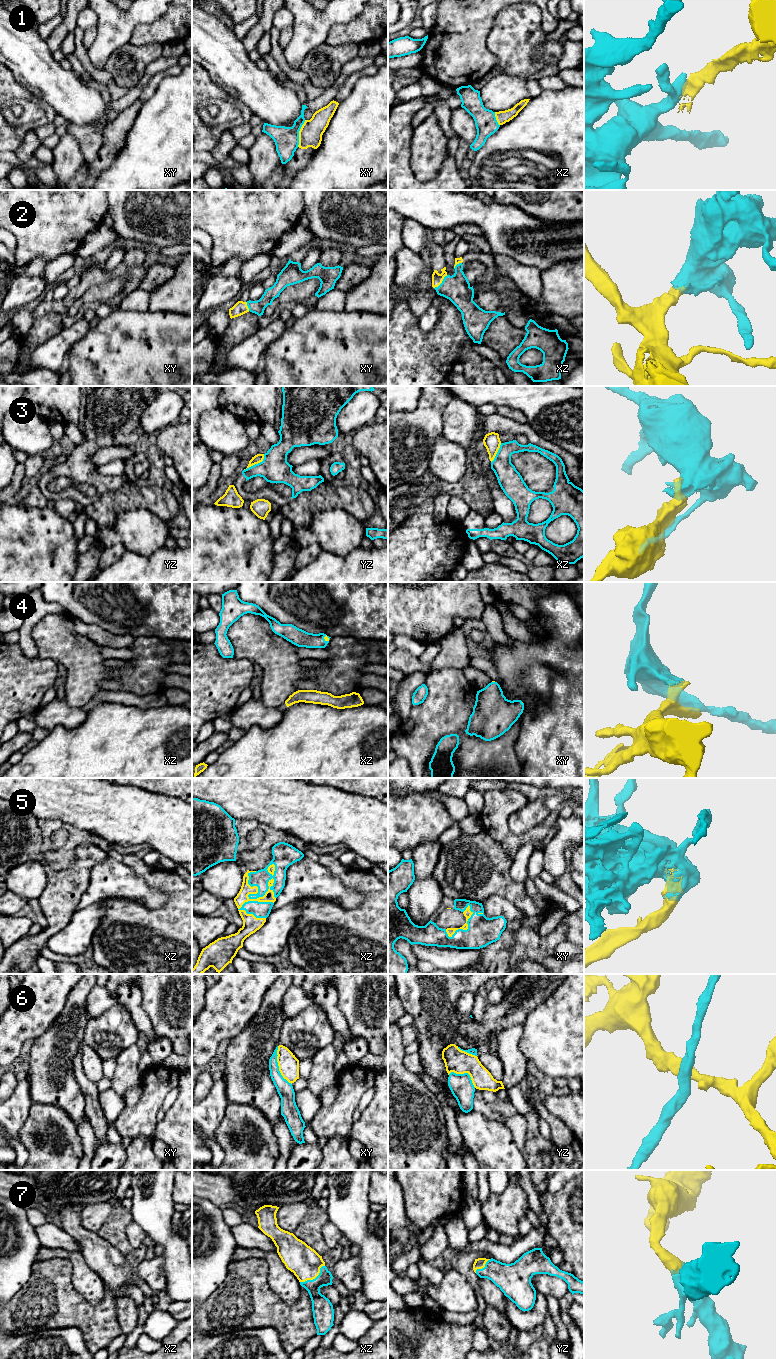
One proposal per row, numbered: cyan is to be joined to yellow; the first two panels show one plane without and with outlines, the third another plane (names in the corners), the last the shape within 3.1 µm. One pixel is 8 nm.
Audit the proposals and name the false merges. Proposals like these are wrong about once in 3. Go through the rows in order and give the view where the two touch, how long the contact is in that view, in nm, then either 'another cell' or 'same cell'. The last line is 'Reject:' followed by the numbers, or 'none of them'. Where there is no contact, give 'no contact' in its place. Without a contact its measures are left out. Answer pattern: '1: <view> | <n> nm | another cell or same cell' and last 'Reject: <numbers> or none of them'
1: xy | 220 nm | another cell
2: xz | 160 nm | same cell
3: yz | 220 nm | another cell
4: xz | 60 nm | same cell
5: xz | 480 nm | same cell
6: xy | 340 nm | another cell
7: xz | 240 nm | same cell
Reject: 1, 3, 6

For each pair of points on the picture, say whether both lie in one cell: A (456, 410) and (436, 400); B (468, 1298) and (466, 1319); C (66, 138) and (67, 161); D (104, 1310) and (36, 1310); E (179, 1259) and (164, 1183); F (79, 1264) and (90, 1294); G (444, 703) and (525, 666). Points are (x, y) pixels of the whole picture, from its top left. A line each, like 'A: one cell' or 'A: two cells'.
A: two cells
B: two cells
C: one cell
D: one cell
E: one cell
F: one cell
G: two cells

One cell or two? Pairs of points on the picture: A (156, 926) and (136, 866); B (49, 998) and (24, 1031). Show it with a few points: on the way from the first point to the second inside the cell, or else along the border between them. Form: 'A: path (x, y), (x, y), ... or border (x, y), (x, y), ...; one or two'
A: path (172, 909), (172, 893), (153, 876); one
B: path (41, 1006), (39, 1014), (30, 1023); one

